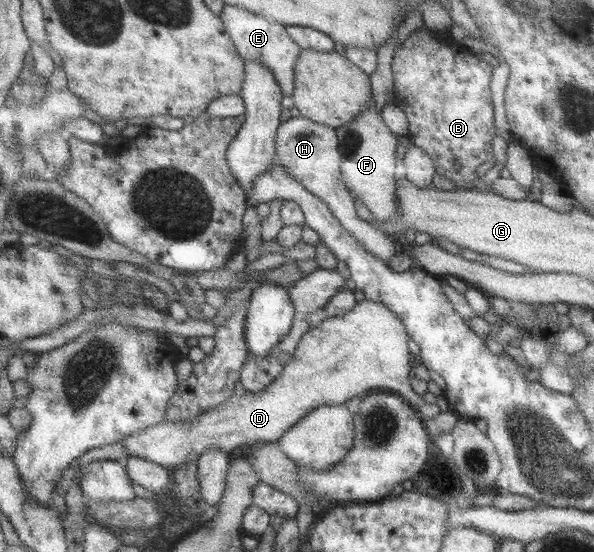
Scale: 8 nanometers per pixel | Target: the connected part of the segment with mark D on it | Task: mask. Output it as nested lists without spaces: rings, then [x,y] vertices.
[[[366,298],[348,313],[330,316],[322,323],[312,327],[300,340],[293,360],[285,365],[279,378],[260,393],[247,392],[240,396],[234,394],[226,403],[195,417],[187,423],[162,423],[134,433],[125,439],[126,452],[129,457],[138,456],[165,465],[172,470],[186,463],[192,456],[200,459],[209,449],[223,449],[234,456],[242,448],[257,441],[280,441],[293,427],[301,423],[306,416],[322,405],[344,405],[355,397],[366,396],[370,391],[394,393],[406,398],[424,419],[430,419],[441,411],[437,403],[424,402],[422,395],[410,387],[410,371],[412,371],[412,355],[408,349],[408,332],[405,323],[384,302]]]

